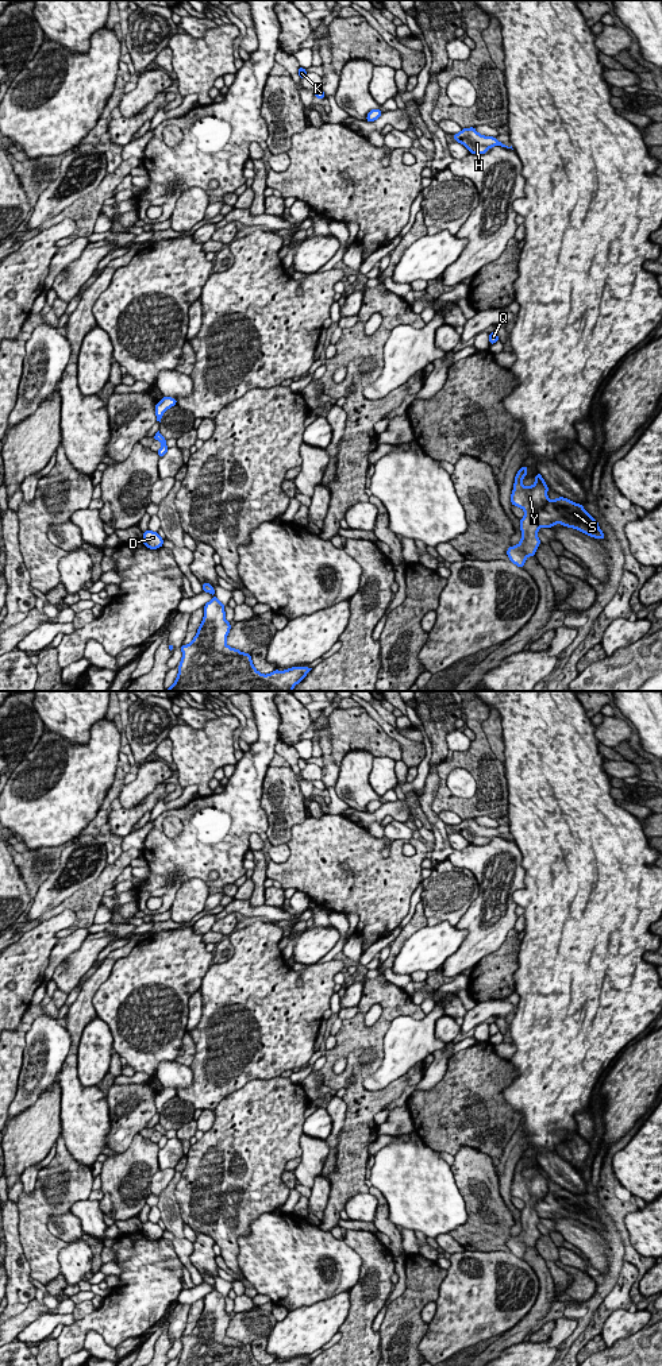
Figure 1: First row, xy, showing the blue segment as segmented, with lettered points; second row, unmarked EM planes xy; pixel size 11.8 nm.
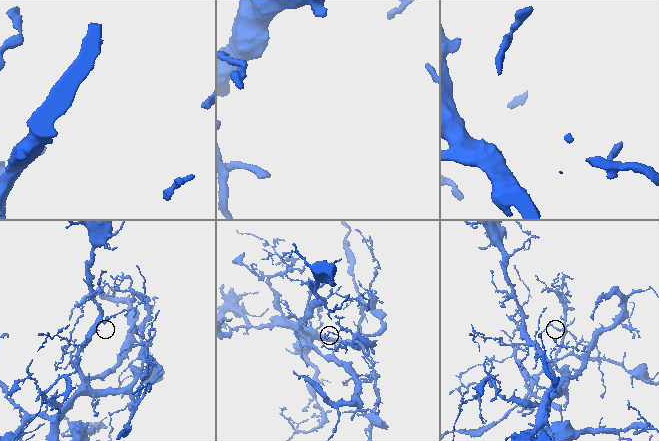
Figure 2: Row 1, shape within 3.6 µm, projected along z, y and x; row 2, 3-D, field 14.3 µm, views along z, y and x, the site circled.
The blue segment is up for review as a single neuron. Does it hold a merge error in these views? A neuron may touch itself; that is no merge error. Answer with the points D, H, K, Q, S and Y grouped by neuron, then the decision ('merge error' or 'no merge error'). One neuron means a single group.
D H K Q Y / S; merge error

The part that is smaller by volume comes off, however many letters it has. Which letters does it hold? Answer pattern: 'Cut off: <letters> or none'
Cut off: S

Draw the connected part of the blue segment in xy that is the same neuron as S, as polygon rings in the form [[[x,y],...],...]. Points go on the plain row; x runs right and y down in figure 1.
[[[563,1188],[549,1191],[543,1199],[536,1201],[535,1209],[540,1219],[553,1219],[555,1215],[562,1215],[590,1228],[605,1230],[593,1207],[590,1207],[582,1196]]]

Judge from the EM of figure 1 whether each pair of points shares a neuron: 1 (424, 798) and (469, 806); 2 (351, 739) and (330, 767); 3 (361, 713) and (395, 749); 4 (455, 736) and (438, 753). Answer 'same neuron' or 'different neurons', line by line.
1: different neurons
2: different neurons
3: same neuron
4: different neurons

